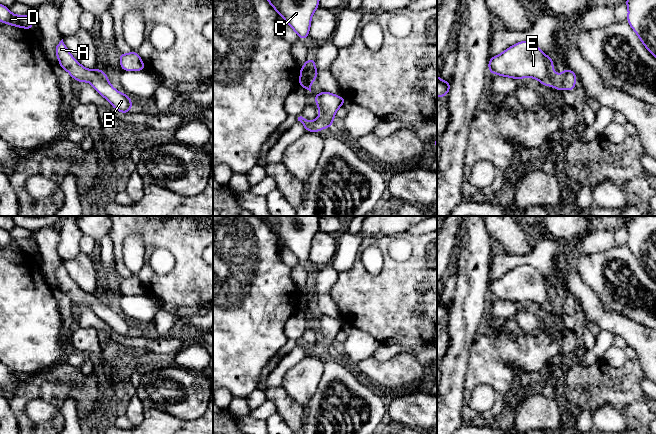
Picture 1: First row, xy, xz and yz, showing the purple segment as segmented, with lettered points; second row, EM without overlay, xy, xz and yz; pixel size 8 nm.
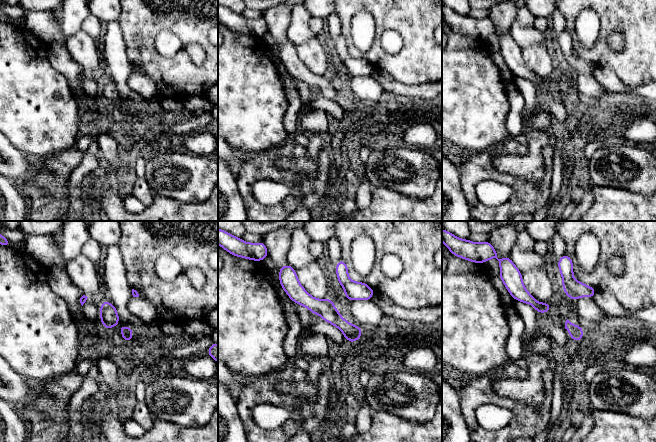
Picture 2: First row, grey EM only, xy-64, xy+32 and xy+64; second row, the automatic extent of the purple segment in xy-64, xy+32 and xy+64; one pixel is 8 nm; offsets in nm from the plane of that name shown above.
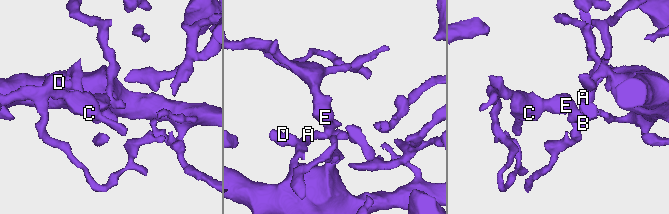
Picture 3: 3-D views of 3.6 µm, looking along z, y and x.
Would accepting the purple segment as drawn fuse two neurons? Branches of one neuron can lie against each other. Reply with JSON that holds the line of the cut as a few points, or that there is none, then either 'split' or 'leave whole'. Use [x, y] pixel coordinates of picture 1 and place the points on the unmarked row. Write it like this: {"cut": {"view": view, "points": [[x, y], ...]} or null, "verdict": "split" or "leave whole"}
{"cut": null, "verdict": "leave whole"}

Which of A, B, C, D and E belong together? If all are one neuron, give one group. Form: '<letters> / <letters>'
A B C D E

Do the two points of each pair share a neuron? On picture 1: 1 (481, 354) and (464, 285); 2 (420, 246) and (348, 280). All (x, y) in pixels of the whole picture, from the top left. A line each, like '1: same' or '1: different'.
1: different
2: same

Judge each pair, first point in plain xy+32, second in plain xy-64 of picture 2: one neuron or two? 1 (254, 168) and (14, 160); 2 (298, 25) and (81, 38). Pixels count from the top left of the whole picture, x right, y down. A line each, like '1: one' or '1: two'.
1: two
2: two

